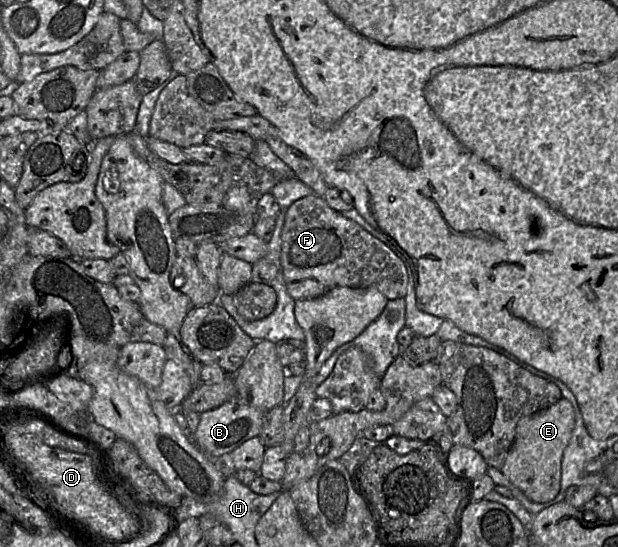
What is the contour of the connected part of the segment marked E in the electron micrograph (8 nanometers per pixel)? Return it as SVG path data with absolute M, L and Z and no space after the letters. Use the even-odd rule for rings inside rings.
M562 397L556 403L519 419L514 442L505 458L501 473L531 501L537 503L554 499L560 490L561 461L575 426L575 412L569 400Z

